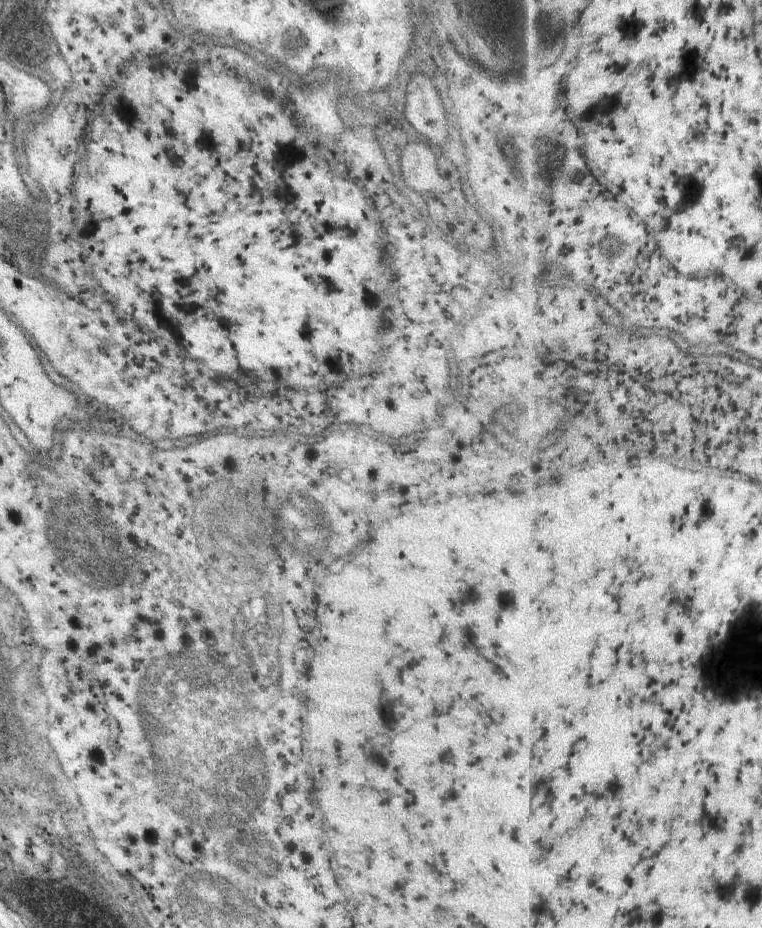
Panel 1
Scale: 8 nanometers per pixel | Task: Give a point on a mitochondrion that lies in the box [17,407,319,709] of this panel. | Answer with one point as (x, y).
(77, 540)

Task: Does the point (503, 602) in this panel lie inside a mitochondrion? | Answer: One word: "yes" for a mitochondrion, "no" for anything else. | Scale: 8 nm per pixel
yes

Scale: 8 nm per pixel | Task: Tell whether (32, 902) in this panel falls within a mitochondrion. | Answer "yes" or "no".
yes

